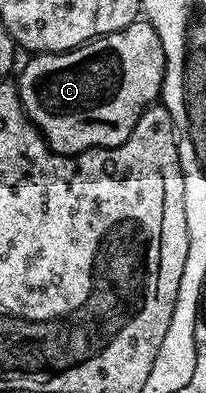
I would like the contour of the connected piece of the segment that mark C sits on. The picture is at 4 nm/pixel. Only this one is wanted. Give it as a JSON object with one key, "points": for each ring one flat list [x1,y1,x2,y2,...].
{"points":[[147,20,131,22,113,34,85,42,59,54,37,53,24,66,18,77,20,103,40,135,55,154,75,156,83,150,120,146,134,132,142,112,161,97,164,82,165,58,162,40]]}

